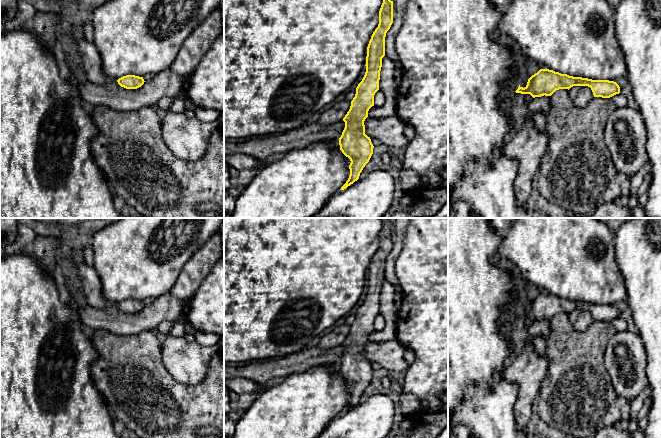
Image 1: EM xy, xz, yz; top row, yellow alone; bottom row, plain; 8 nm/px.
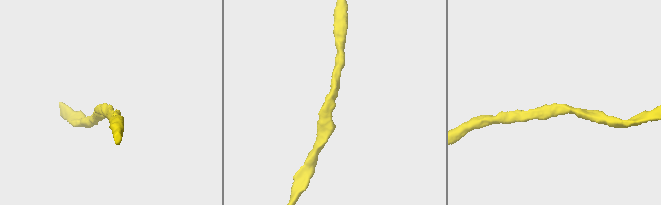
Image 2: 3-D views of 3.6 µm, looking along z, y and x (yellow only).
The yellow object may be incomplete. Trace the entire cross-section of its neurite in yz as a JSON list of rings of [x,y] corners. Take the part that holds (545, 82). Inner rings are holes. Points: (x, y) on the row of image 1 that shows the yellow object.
[[[540,69],[532,75],[523,88],[519,85],[516,93],[530,94],[533,98],[551,96],[556,90],[570,89],[573,86],[588,86],[594,97],[610,98],[620,93],[619,85],[609,80],[592,80],[582,77],[573,77],[549,69]]]

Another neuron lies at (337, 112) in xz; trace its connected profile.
[[[348,100],[340,101],[334,104],[330,109],[321,114],[318,122],[321,125],[329,125],[334,122],[343,120],[347,112],[349,111],[351,102]]]

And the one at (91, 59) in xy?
[[[82,36],[78,42],[78,53],[88,80],[94,84],[104,84],[108,78],[103,72],[101,57],[94,43]]]

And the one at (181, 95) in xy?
[[[188,74],[188,75],[186,75],[186,76],[184,76],[184,77],[182,78],[183,84],[182,84],[182,87],[181,87],[178,95],[177,95],[177,98],[179,98],[180,100],[182,100],[182,101],[184,101],[184,102],[188,100],[187,97],[186,97],[186,92],[185,92],[185,90],[186,90],[187,87],[188,87],[188,79],[189,79],[189,77],[190,77],[190,74]]]

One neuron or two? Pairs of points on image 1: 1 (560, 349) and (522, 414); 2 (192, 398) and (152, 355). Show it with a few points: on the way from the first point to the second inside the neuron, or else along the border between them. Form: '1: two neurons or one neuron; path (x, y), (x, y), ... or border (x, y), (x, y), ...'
1: two neurons; border (545, 354), (547, 369), (539, 391)
2: one neuron; path (179, 396), (152, 368)

